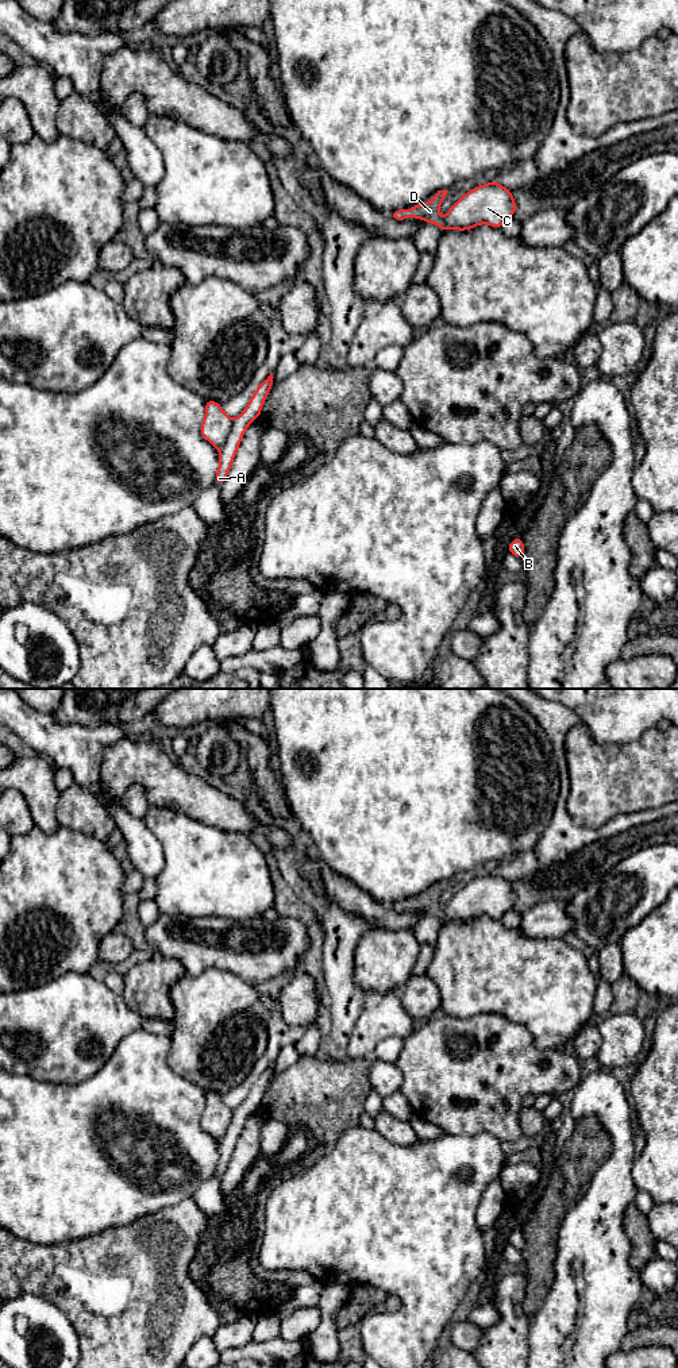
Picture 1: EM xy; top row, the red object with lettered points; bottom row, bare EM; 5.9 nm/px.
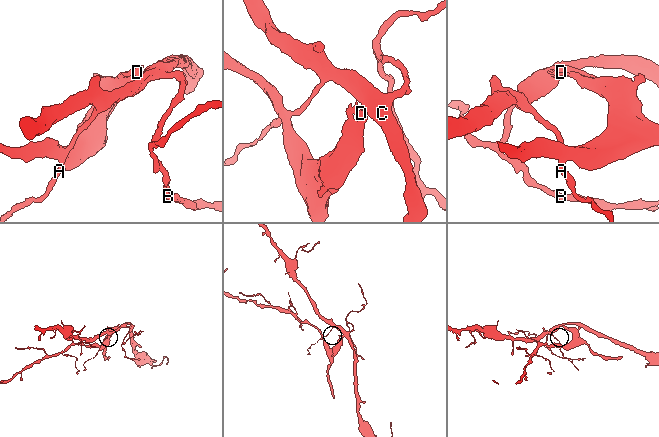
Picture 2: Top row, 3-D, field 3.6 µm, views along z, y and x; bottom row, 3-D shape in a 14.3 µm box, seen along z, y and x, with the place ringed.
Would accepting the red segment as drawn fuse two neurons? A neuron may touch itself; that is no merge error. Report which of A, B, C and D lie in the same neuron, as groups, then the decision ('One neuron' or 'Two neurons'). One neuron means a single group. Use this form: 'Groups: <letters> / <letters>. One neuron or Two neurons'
Groups: A B C / D. Two neurons

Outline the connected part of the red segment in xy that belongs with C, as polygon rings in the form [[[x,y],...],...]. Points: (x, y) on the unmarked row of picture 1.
[[[490,872],[473,879],[446,903],[442,922],[466,922],[481,916],[494,920],[501,917],[516,905],[516,893],[512,882]]]

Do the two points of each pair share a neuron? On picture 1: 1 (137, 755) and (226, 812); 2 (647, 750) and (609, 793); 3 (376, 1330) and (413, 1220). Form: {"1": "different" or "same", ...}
{"1": "same", "2": "same", "3": "same"}

